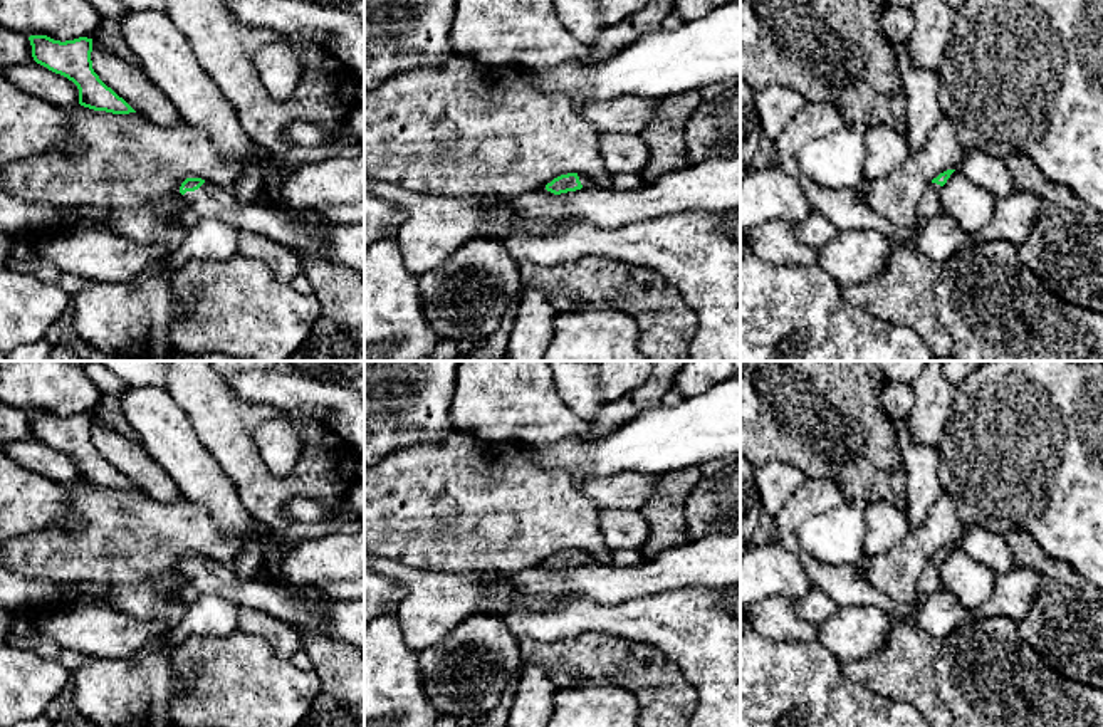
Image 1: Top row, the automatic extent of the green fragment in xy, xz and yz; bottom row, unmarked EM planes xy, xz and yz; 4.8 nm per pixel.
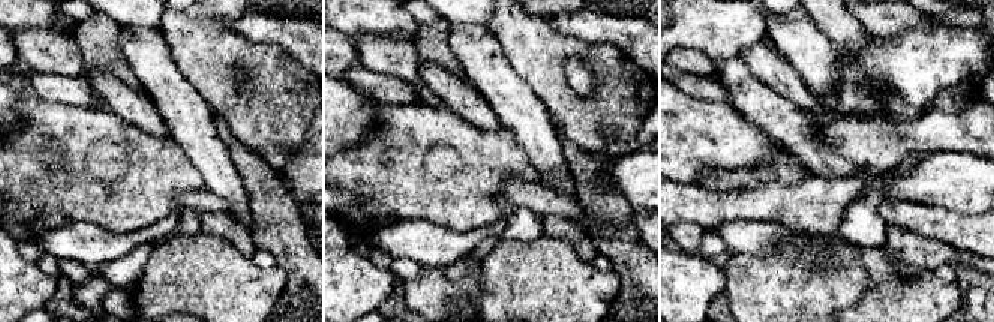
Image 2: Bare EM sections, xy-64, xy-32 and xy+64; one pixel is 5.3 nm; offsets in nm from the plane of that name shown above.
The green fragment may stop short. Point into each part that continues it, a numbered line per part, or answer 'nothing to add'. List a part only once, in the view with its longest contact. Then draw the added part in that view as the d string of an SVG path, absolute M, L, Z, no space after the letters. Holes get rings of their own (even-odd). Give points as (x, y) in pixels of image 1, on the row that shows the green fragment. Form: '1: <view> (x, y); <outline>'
1: xy (341, 244); M210 181L183 198L193 218L218 218L238 232L267 237L297 254L322 257L364 277L364 223L309 223L267 201L242 201Z

